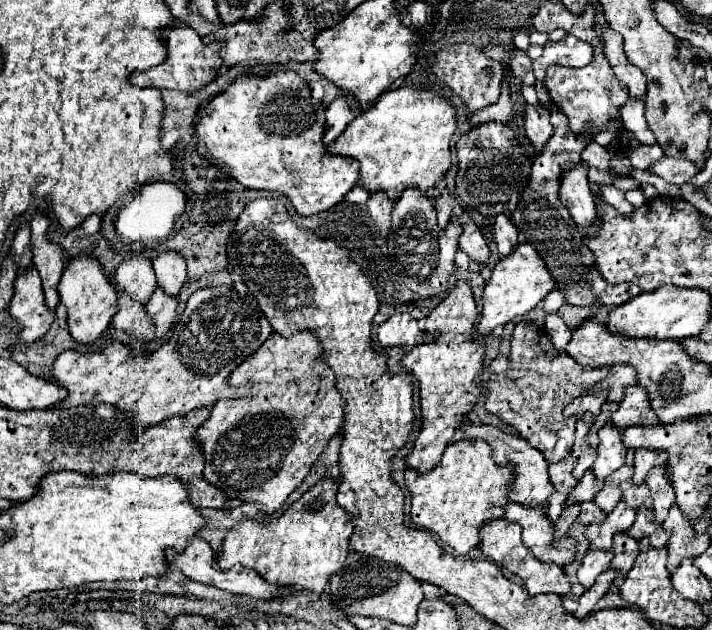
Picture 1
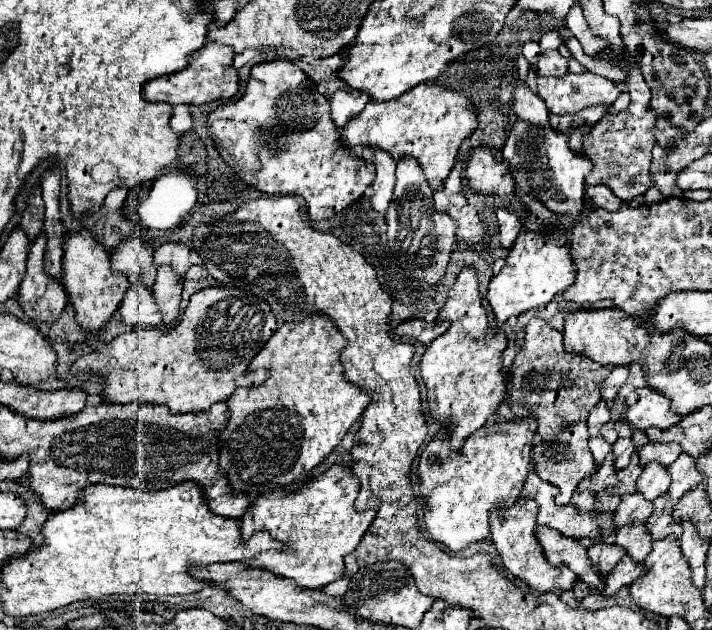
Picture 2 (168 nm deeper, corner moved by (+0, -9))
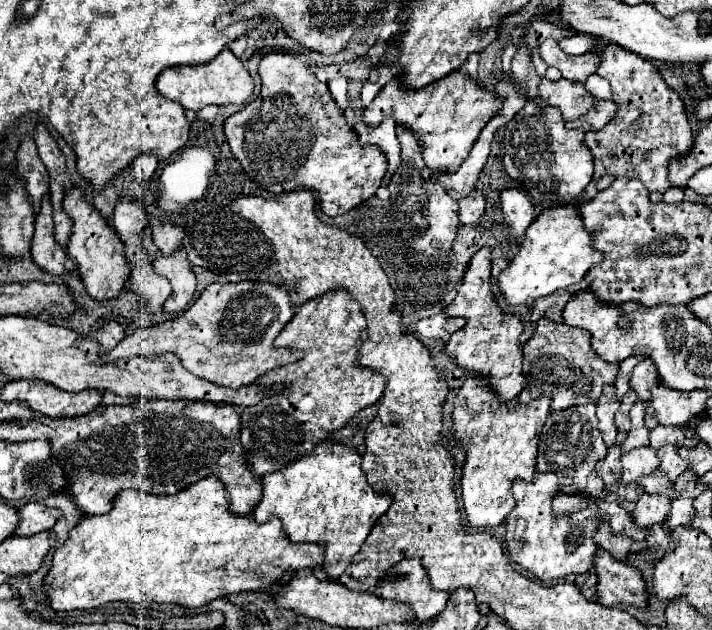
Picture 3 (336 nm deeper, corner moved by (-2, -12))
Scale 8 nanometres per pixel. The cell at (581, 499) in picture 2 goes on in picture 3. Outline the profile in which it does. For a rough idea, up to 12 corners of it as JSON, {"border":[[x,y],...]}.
{"border":[[594,470],[588,476],[586,492],[600,500],[606,498],[604,480]]}

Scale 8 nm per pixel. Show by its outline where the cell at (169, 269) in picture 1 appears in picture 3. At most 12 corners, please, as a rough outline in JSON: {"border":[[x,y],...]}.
{"border":[[152,218],[152,238],[162,254],[180,248],[184,228]]}

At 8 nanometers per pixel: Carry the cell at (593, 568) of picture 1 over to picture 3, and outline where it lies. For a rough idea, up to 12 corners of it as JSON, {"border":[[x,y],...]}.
{"border":[[600,522],[594,536],[600,548],[614,558],[624,560],[632,540],[610,532],[610,522]]}

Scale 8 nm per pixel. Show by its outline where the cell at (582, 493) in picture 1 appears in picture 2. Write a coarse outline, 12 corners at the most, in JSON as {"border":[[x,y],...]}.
{"border":[[610,453],[604,463],[590,475],[586,489],[600,493],[618,483],[612,471],[614,455]]}

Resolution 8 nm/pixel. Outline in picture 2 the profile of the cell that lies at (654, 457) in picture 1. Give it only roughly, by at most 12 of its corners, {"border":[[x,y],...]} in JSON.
{"border":[[648,443],[638,451],[648,461],[670,465],[682,449],[676,443]]}

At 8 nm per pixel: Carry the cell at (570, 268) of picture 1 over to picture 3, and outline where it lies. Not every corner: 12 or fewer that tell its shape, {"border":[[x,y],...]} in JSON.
{"border":[[596,100],[594,108],[566,128],[600,130],[616,114],[612,100]]}

